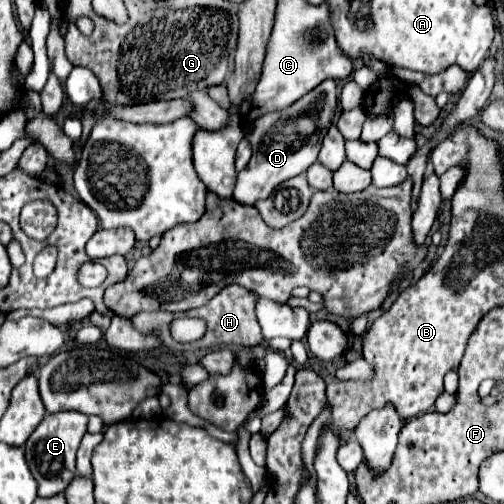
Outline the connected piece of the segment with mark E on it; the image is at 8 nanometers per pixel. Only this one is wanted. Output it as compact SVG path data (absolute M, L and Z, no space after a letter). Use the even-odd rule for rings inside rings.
M58 412L46 414L38 428L32 432L28 442L24 444L28 468L38 482L38 496L50 498L66 490L66 486L76 476L76 450L80 446L82 436L86 434L88 416L82 412Z

